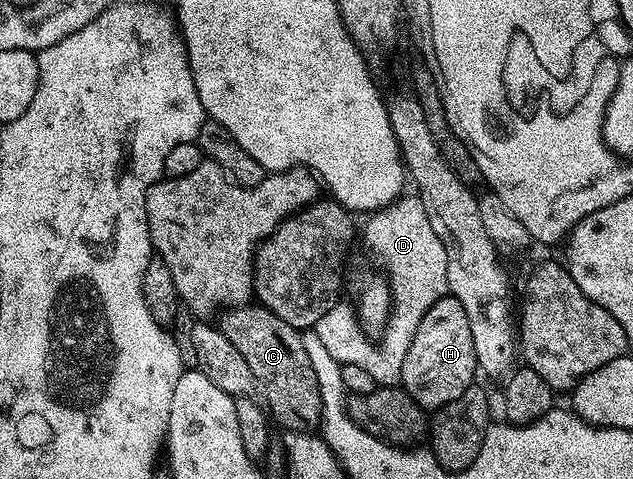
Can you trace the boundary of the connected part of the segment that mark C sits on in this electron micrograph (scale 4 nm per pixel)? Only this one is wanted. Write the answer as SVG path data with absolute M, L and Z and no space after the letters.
M259 305L233 307L225 315L228 316L224 320L219 320L219 329L223 335L230 337L230 341L234 341L234 345L238 345L238 353L242 353L246 365L250 365L250 373L254 373L262 395L264 391L263 402L271 418L275 422L277 419L285 432L315 432L320 426L324 406L310 357L306 357L301 332Z

